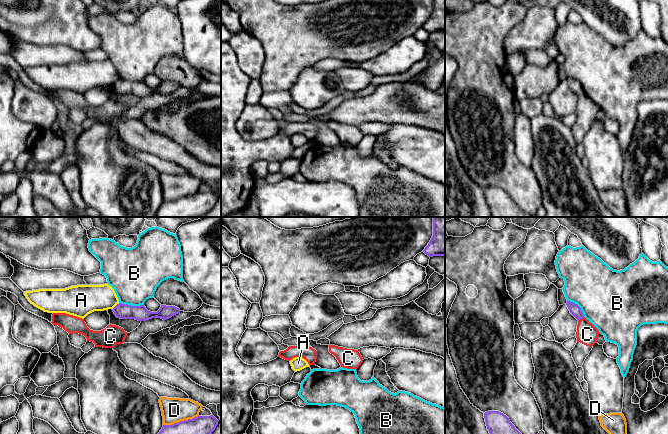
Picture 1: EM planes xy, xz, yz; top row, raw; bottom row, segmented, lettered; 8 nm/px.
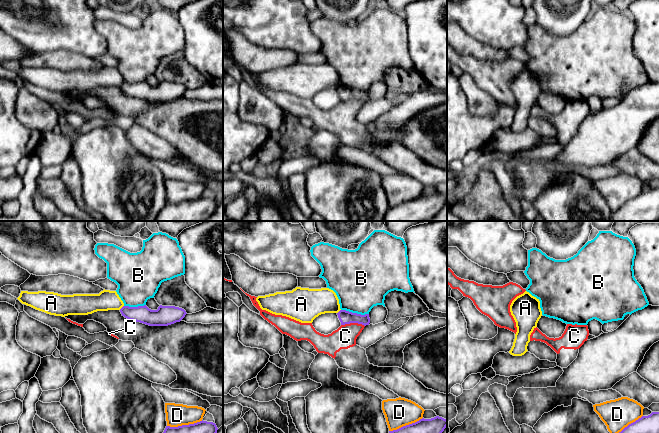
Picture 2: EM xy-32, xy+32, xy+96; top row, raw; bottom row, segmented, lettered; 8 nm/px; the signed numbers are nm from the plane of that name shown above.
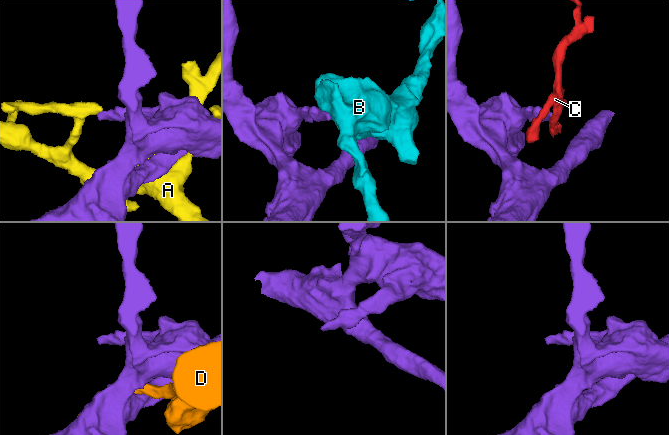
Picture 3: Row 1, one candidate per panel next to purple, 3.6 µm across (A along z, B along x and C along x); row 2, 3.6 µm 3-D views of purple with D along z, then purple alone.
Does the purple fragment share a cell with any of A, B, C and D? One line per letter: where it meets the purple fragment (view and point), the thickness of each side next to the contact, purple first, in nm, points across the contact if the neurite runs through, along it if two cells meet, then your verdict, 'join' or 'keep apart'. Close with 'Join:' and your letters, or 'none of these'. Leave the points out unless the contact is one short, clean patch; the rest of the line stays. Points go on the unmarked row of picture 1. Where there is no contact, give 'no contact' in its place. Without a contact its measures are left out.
A: meets purple in xy at (115, 82); 130 nm thick on the purple side, 240 nm on the other; keep apart
B: meets purple in xy at (130, 81); 130 nm thick on the purple side, 400 nm on the other; keep apart
C: meets purple in yz at (580, 94); 90 nm thick on the purple side, 170 nm on the other; border along yz (583, 92), (578, 97); keep apart
D: meets purple in xy at (180, 197); 300 nm thick on the purple side, 200 nm on the other; keep apart
Join: none of these

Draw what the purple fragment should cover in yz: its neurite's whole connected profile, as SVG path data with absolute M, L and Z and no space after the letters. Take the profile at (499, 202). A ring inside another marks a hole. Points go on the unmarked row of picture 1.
M499 187L485 188L484 194L491 217L537 217L522 211L509 194Z

